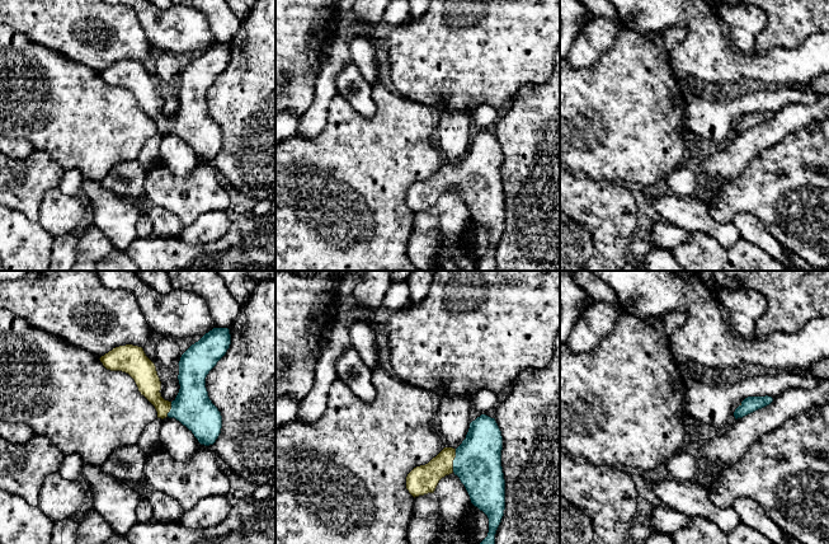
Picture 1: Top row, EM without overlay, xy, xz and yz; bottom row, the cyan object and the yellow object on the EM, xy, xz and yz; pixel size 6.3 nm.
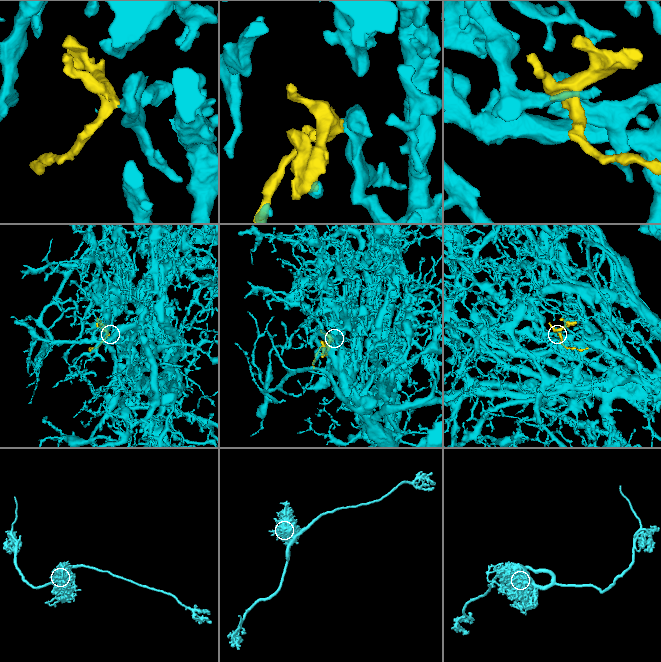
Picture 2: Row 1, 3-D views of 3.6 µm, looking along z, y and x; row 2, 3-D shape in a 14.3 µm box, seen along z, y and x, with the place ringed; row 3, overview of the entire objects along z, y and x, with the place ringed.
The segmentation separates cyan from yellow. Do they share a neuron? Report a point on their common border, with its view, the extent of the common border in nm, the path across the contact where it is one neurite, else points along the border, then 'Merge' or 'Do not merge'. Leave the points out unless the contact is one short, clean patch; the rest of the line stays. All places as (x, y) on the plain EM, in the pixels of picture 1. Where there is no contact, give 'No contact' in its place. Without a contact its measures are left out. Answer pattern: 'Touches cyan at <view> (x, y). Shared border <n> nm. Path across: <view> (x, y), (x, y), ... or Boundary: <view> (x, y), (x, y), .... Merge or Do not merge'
Touches cyan at xz (453, 176). Shared border 150 nm. Path across: xz (477, 178), (453, 176), (423, 195). Merge

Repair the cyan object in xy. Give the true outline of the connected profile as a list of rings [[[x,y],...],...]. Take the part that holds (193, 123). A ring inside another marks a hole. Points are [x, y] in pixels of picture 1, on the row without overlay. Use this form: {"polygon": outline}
{"polygon": [[[213,43],[192,60],[179,76],[179,108],[173,117],[161,112],[161,97],[155,79],[142,62],[119,61],[99,75],[107,85],[128,89],[138,107],[156,125],[157,133],[175,133],[185,141],[201,160],[216,158],[222,144],[222,131],[212,118],[206,103],[206,93],[226,70],[231,60],[229,43]]]}

